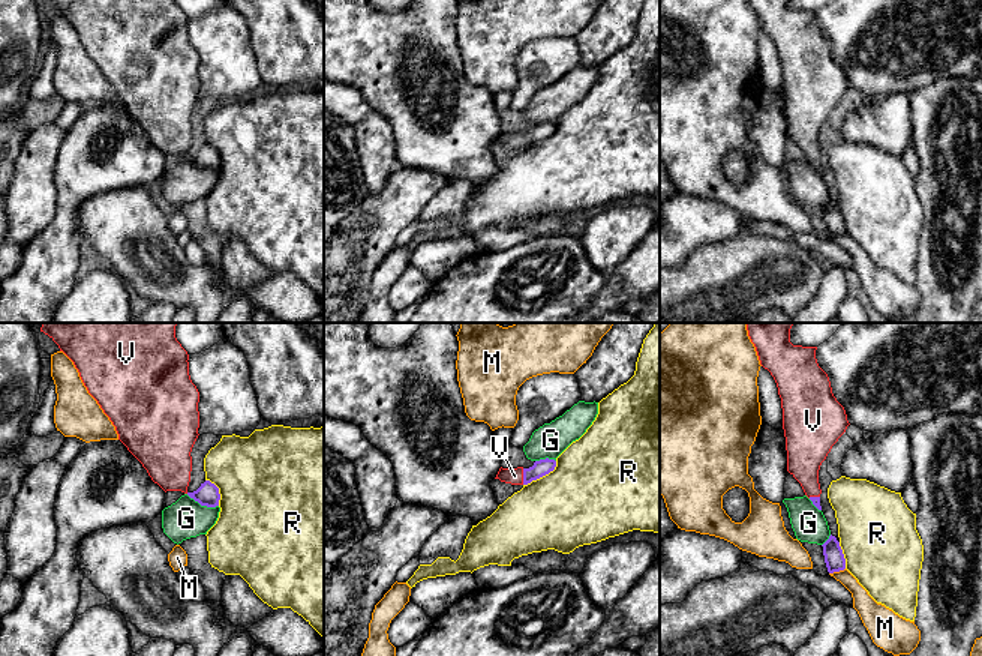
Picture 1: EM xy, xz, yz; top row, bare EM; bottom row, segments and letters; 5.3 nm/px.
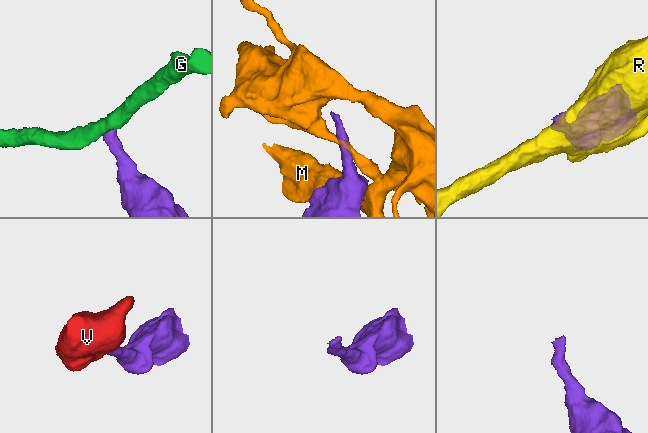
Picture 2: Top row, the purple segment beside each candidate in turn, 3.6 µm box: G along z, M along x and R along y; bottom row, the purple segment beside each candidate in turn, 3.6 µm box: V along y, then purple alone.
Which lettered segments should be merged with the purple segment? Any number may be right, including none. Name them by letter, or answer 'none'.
V

